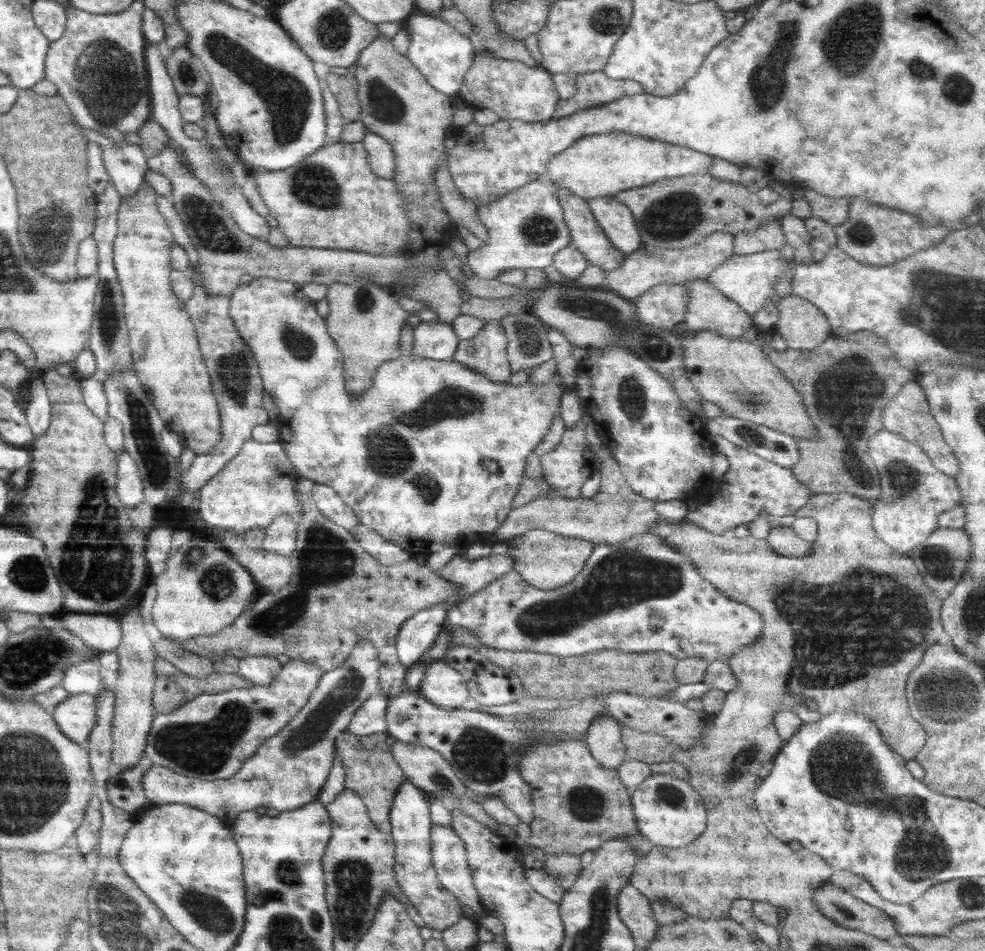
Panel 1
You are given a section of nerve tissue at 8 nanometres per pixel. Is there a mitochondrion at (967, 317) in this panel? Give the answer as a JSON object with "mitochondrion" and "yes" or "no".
{"mitochondrion":"yes"}

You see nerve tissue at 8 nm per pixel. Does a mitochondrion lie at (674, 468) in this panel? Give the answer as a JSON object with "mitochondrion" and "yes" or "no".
{"mitochondrion":"no"}

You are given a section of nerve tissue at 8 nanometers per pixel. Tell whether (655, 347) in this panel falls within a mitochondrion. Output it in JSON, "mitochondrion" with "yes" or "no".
{"mitochondrion":"yes"}

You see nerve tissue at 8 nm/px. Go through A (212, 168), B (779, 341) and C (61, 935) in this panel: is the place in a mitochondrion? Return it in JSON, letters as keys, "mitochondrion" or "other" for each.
{"A":"mitochondrion","B":"other","C":"other"}

